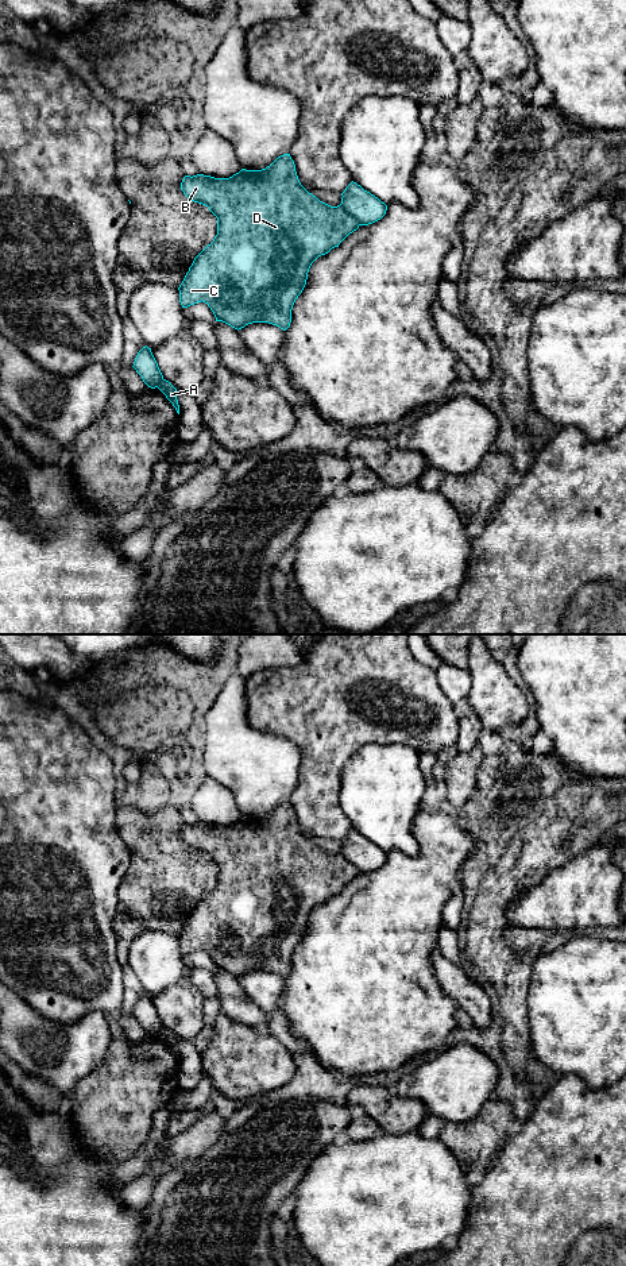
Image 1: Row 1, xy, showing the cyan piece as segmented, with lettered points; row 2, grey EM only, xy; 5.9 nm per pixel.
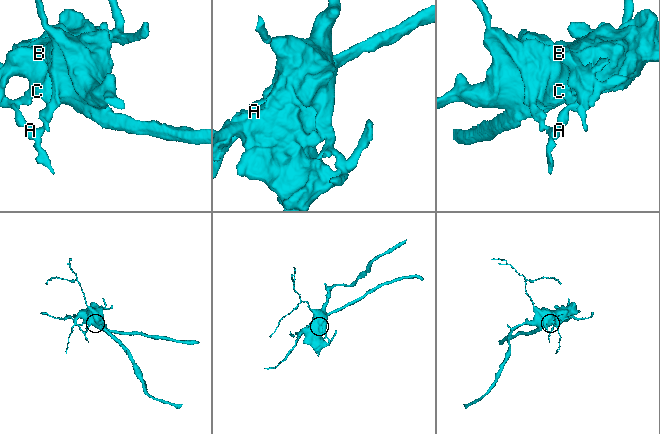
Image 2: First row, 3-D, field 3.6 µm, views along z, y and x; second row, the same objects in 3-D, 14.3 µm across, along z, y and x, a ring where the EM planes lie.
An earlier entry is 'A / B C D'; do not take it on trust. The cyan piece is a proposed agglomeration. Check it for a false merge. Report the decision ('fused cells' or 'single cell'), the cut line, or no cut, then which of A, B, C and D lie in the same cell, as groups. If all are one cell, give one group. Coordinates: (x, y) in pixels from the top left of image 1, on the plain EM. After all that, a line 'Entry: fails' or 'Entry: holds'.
fused cells | xy (340, 852), (360, 872) | A / B C D
Entry: holds

